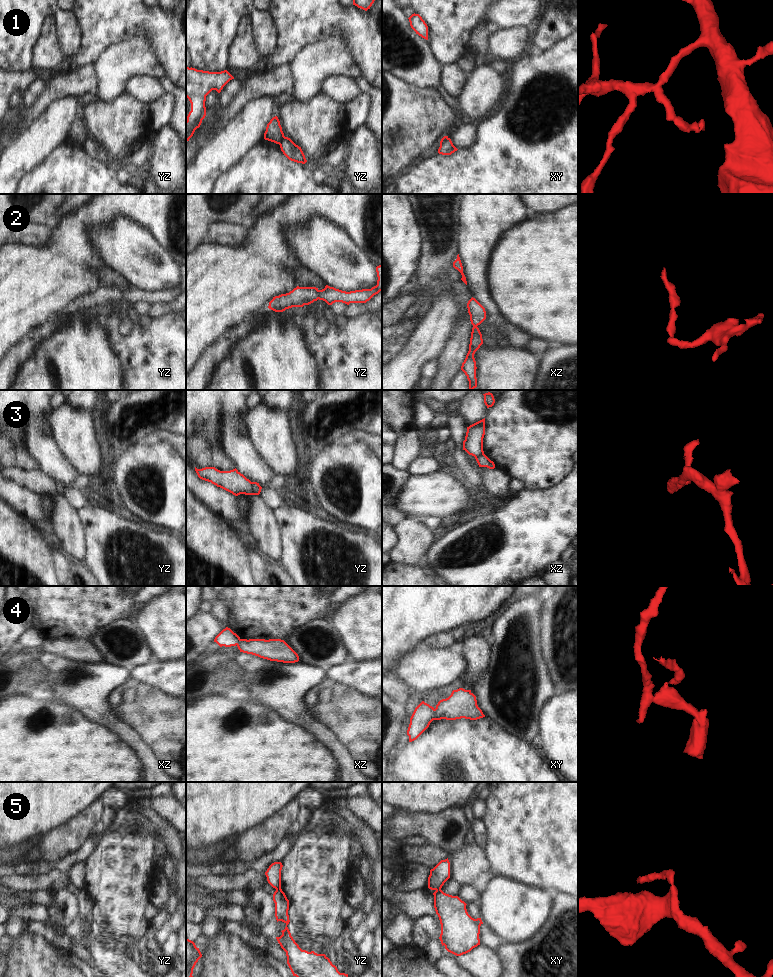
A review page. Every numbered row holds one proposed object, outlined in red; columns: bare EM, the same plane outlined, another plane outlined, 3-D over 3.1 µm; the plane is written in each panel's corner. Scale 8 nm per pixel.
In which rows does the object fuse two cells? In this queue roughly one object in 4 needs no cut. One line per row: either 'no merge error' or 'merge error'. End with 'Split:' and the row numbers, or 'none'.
1: merge error
2: no merge error
3: merge error
4: merge error
5: merge error
Split: 1, 3, 4, 5

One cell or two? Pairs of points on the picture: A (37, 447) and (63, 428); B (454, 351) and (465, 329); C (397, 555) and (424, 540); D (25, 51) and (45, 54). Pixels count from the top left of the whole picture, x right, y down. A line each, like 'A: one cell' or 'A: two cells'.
A: two cells
B: one cell
C: one cell
D: two cells

